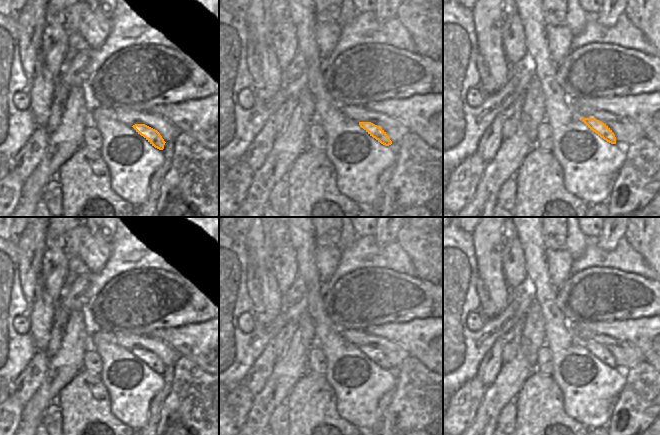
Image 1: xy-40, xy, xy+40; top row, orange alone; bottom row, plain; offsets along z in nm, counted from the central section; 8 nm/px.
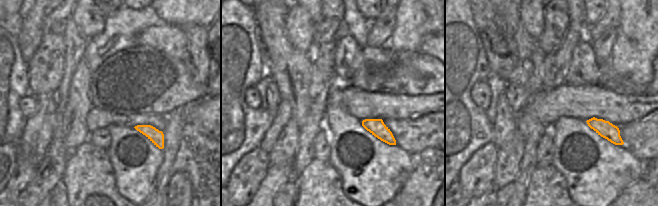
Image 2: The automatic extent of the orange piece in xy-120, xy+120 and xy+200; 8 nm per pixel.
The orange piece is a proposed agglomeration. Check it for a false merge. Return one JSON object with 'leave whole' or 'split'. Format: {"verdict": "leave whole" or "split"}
{"verdict": "leave whole"}

